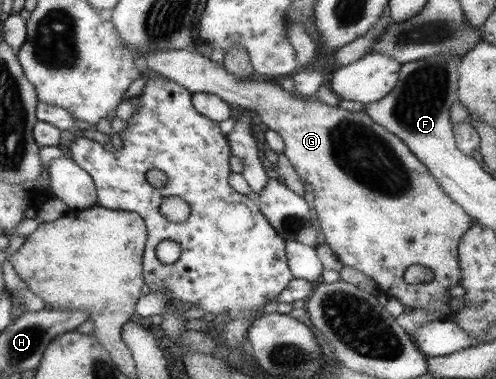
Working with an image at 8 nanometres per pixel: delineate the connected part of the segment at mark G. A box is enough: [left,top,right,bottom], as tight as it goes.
[143,49,474,321]

